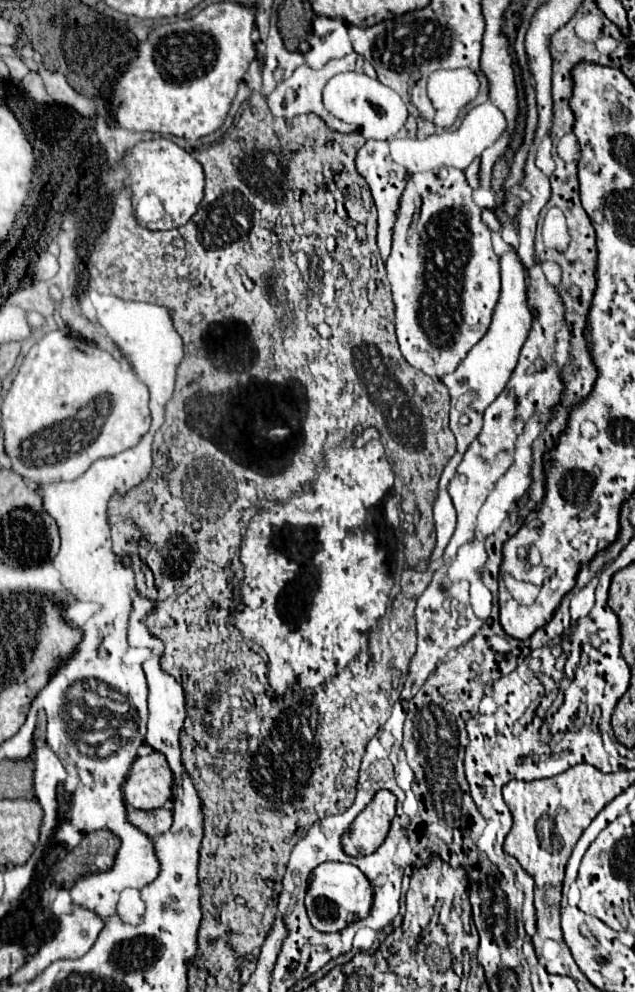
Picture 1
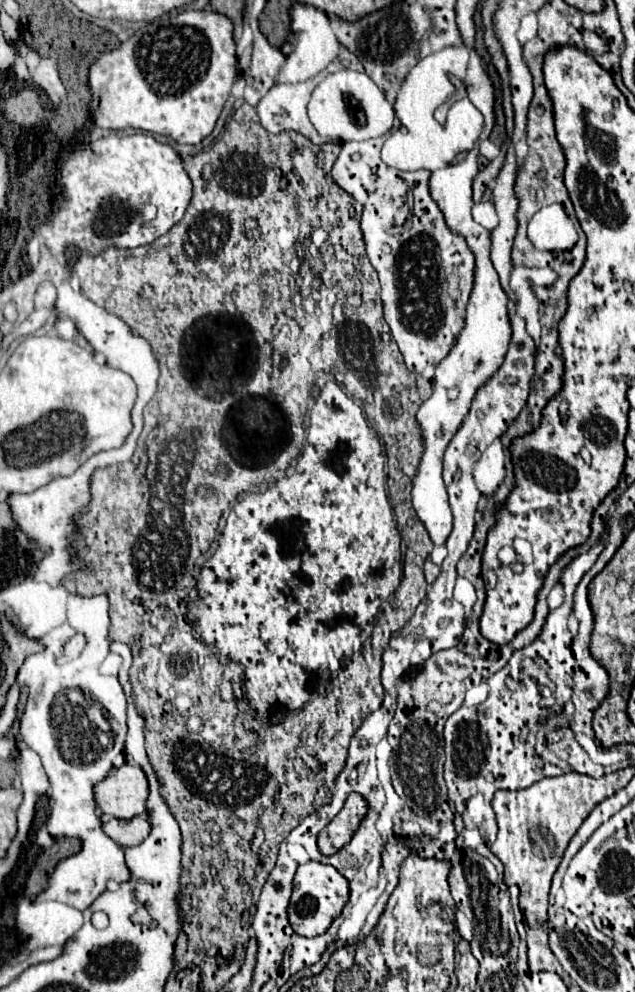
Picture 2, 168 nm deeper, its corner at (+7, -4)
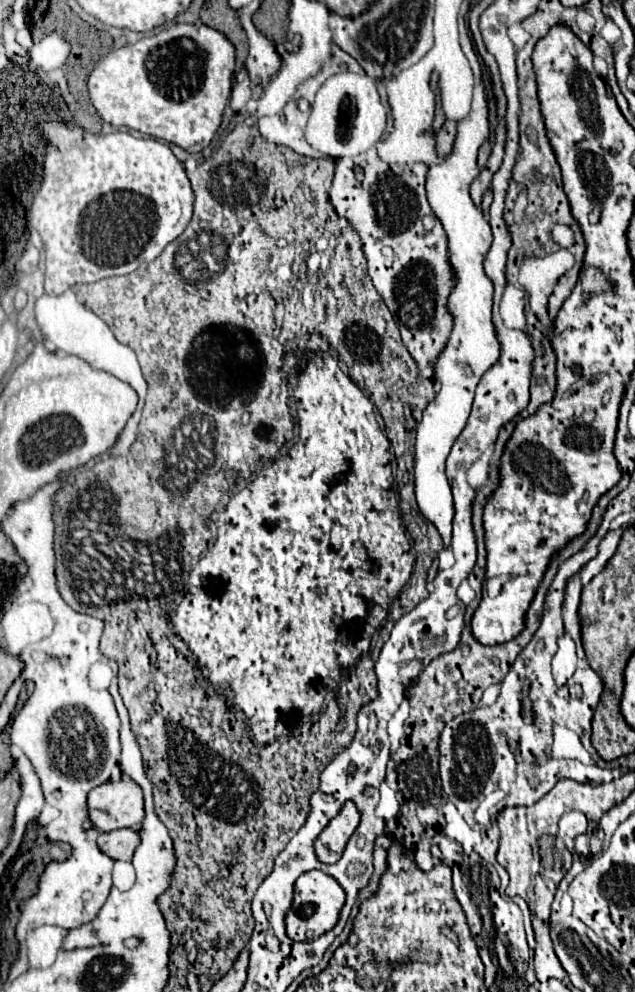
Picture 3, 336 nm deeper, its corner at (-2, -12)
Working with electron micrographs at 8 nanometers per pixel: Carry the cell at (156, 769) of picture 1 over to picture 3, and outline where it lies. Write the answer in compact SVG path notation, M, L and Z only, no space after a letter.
M132 779L108 781L104 785L98 785L88 793L88 811L90 811L92 823L98 831L114 831L114 829L122 829L122 827L140 829L142 821L144 821L142 789Z

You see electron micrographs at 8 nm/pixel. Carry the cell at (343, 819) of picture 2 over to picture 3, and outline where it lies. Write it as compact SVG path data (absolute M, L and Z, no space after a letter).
M352 801L344 803L340 815L336 815L336 819L332 819L332 823L328 823L328 827L318 835L318 839L314 843L316 857L322 863L336 863L342 857L348 839L352 837L352 833L356 831L356 827L360 823L360 817L362 815Z

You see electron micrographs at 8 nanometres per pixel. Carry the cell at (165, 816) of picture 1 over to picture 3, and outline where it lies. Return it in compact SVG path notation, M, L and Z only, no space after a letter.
M116 829L110 833L100 833L98 845L112 859L130 861L136 847L140 845L140 833L134 829Z

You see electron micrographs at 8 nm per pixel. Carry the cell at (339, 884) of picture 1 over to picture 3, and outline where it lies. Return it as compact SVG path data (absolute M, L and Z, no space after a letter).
M318 869L306 871L304 875L298 877L298 881L294 885L294 905L286 919L288 937L294 941L314 941L320 935L324 935L326 931L332 931L340 919L344 901L346 901L346 893L334 877L330 877Z

